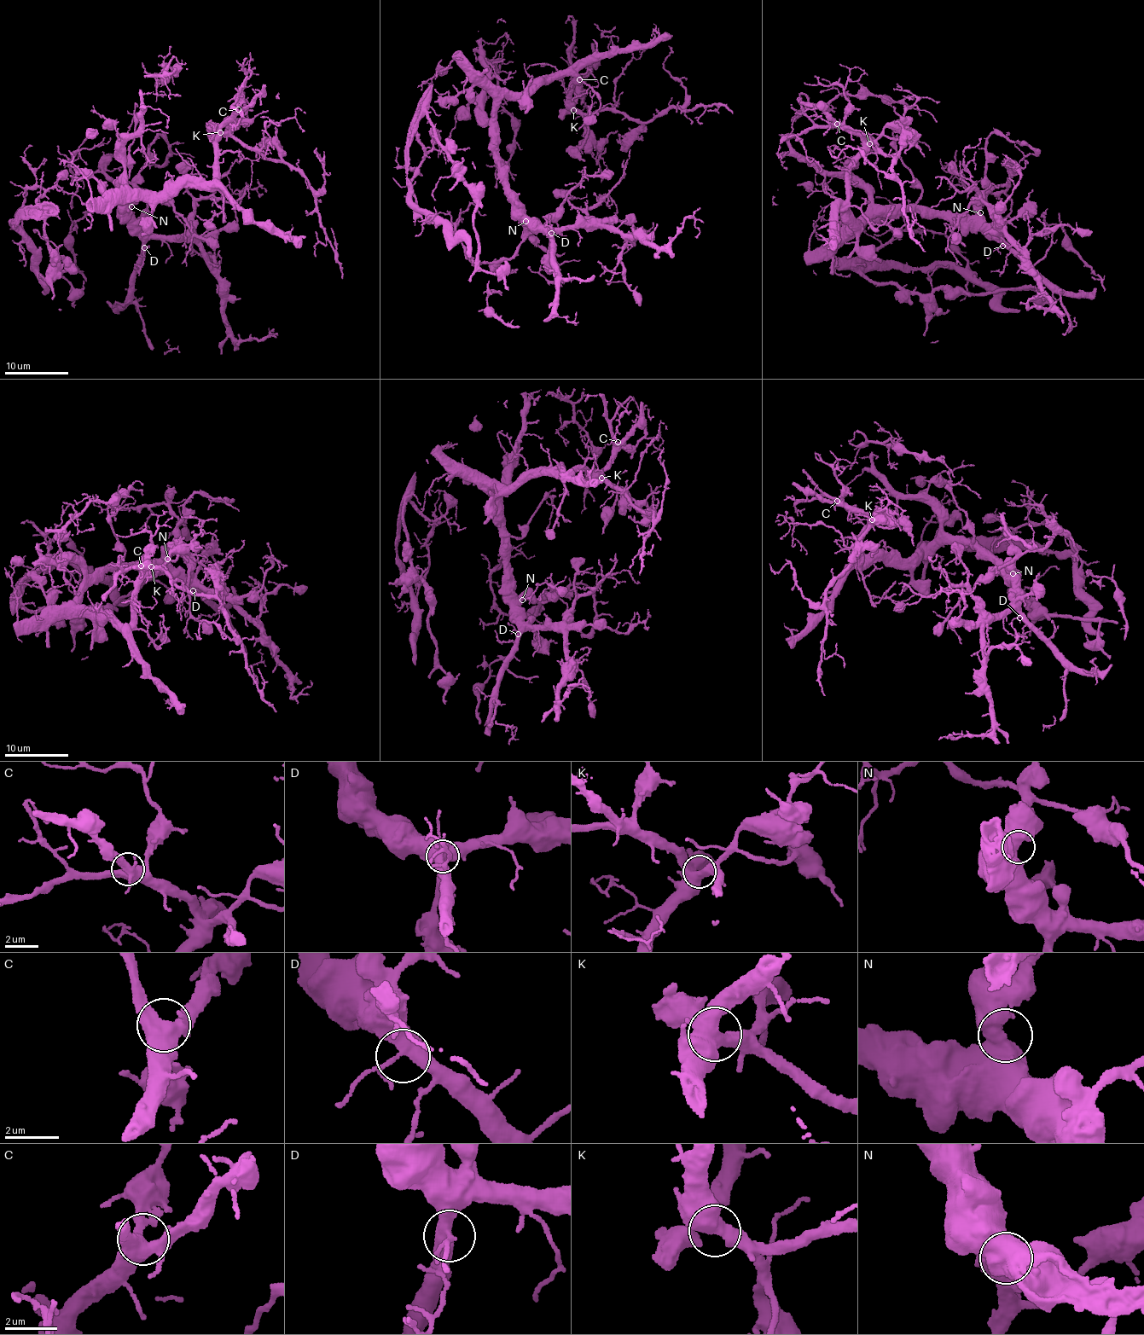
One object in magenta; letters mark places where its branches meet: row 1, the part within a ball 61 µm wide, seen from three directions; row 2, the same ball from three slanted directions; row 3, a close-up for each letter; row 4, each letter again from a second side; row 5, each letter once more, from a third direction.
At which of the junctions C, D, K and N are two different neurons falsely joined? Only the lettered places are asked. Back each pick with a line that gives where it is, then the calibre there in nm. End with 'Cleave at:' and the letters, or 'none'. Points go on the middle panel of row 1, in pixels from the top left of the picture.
Cleave at: none

